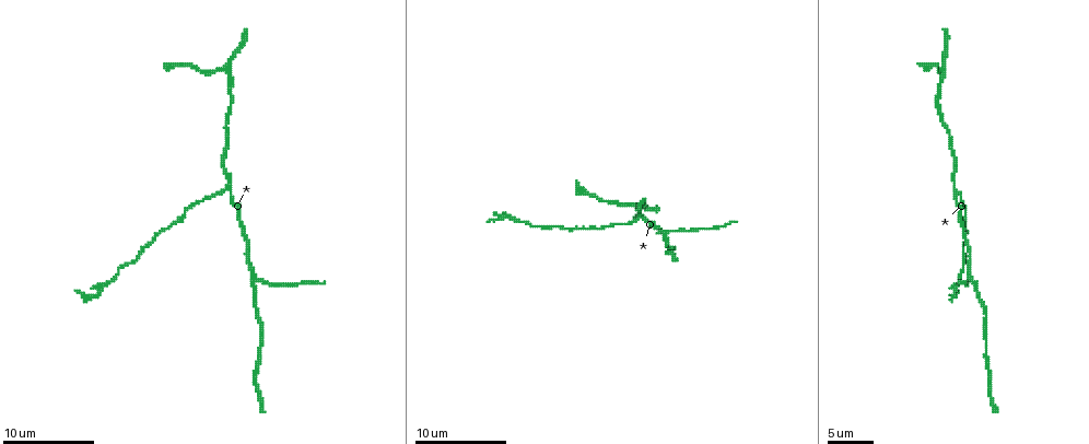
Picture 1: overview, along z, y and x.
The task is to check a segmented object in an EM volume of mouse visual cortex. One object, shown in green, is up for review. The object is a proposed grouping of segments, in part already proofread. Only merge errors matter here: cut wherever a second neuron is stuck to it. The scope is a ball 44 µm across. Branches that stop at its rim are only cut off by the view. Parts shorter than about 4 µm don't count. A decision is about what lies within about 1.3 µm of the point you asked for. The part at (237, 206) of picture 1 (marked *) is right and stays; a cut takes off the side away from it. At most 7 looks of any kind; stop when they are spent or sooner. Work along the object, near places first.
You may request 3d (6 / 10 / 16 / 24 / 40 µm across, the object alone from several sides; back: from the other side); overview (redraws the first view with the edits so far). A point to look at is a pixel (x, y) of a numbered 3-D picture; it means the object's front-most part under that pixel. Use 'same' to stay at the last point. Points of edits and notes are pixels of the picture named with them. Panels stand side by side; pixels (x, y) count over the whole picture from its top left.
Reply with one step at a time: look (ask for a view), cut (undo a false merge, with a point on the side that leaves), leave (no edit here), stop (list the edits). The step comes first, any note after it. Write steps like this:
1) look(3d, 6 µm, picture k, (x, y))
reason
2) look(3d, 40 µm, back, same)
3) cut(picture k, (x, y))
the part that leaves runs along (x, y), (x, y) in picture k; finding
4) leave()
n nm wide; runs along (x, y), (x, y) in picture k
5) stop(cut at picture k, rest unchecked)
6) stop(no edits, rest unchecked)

look(3d, 10 µm, picture 1, (638, 218))
two arms in line, one across

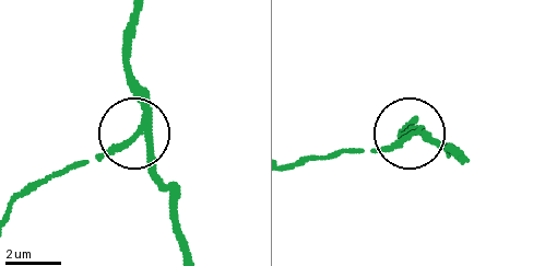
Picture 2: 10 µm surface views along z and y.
cut(picture 2, (113, 151))
side arm 23 µm; the part that leaves runs along (141, 127), (44, 176), (16, 201) in picture 2; two neurons meet here

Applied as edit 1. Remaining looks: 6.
look(overview)

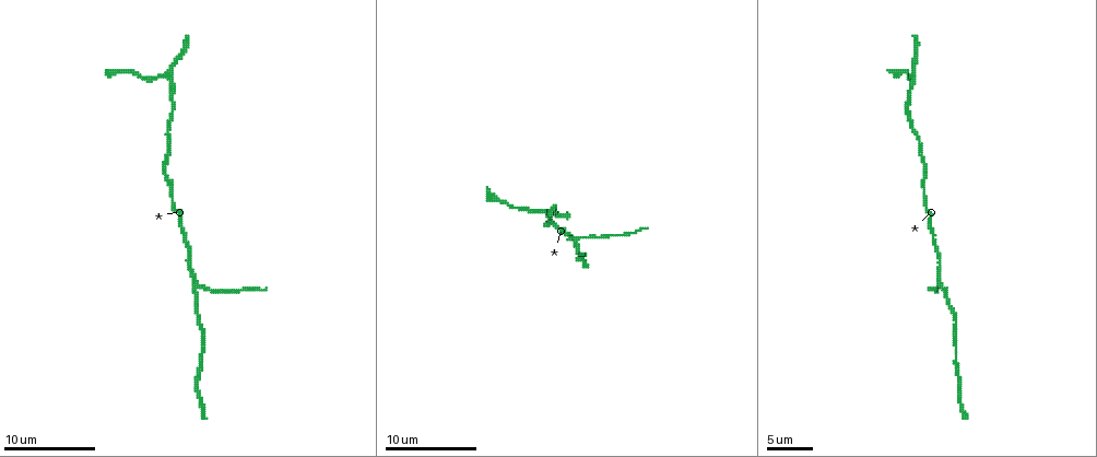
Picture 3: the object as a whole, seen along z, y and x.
look(3d, 10 µm, picture 3, (913, 77))
three-way junction

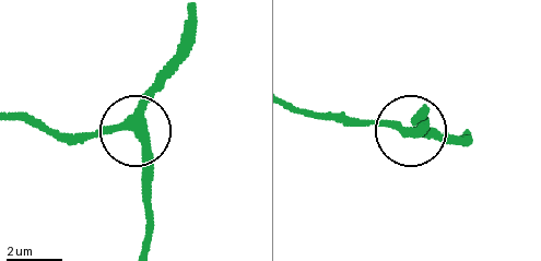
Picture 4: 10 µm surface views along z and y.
look(3d, 6 µm, picture 4, (136, 127))

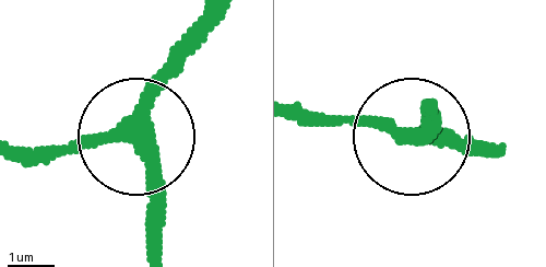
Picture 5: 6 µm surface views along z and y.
leave()
runs along (430, 104), (407, 136), (301, 119) in picture 5; all the same neuron

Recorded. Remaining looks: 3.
look(3d, 6 µm, picture 3, (941, 286))
two arms in line, one across

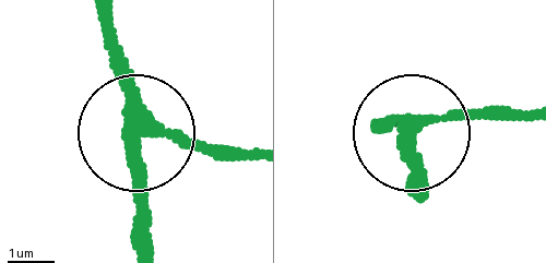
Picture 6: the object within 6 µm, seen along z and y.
leave()
270 nm wide; runs along (113, 21), (137, 134), (253, 151) in picture 6; continuous, no second neuron

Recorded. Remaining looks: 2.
stop(cut at picture 2, rest unchecked)

